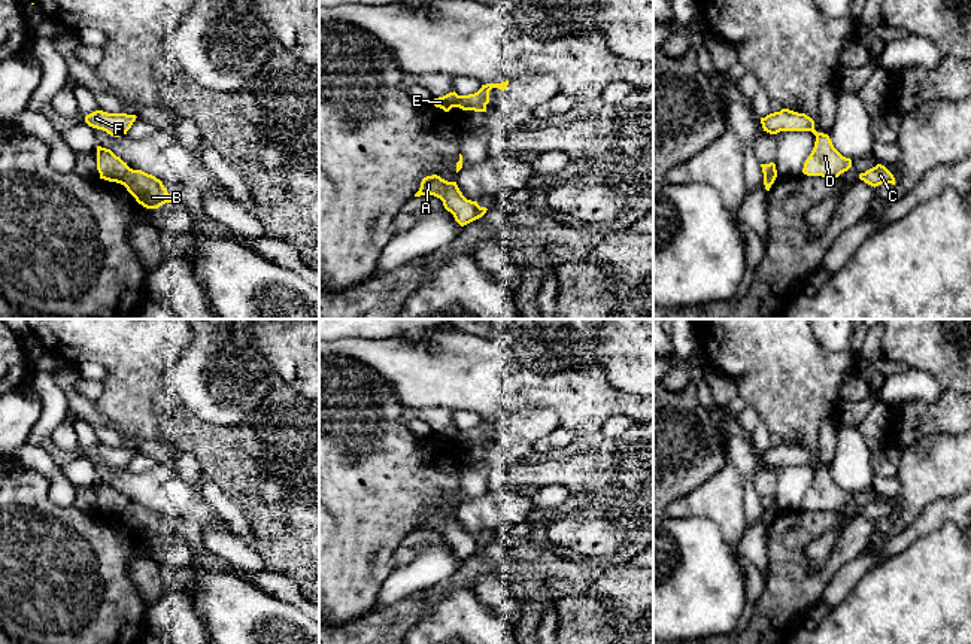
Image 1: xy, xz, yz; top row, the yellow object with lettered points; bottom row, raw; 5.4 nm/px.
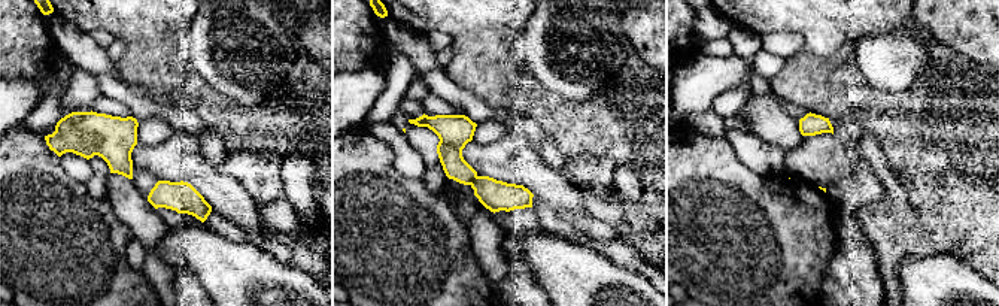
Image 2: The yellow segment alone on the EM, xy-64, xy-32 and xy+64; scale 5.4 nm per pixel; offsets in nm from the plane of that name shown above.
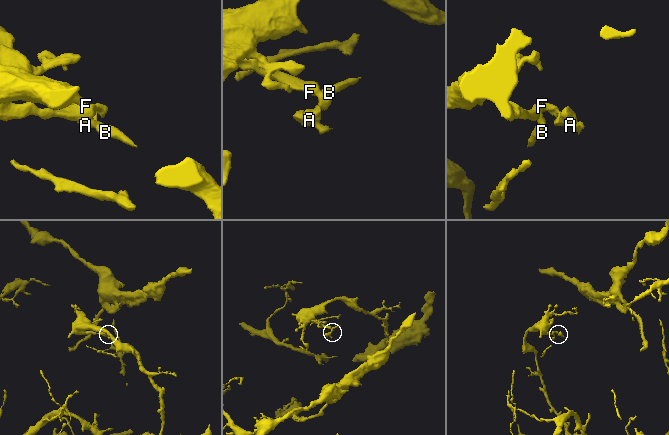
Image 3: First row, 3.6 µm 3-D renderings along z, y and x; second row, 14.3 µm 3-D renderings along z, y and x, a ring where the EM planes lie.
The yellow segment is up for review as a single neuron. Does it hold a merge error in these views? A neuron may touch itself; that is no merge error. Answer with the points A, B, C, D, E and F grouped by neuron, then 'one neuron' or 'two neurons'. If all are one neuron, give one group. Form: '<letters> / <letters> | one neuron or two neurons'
A C D E F / B | two neurons

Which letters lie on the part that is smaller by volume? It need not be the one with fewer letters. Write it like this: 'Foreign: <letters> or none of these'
Foreign: B

